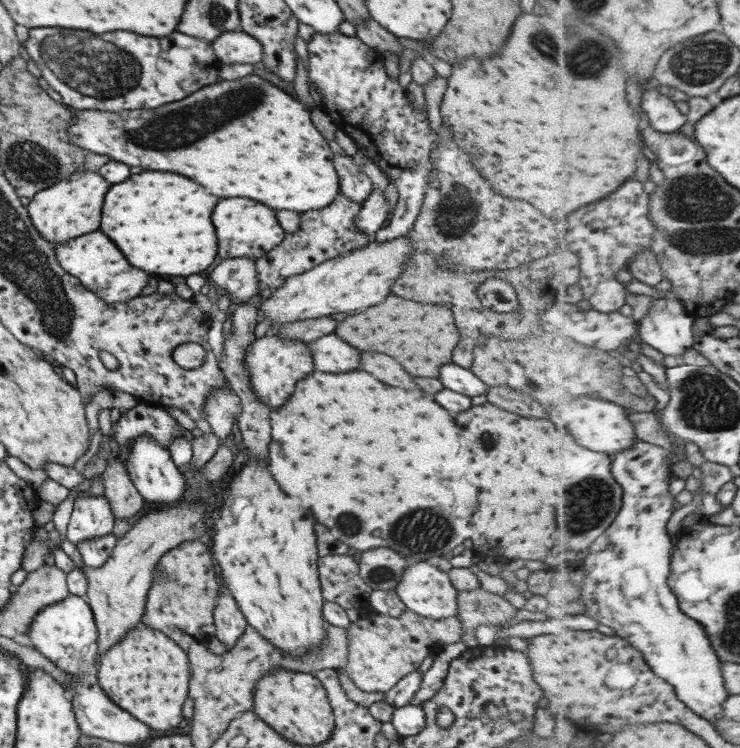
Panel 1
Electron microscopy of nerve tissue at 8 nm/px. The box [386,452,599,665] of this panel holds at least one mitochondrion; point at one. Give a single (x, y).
(421, 531)

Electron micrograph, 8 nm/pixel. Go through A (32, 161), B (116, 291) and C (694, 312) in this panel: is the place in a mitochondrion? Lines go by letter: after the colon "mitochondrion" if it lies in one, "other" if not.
A: mitochondrion
B: other
C: other

